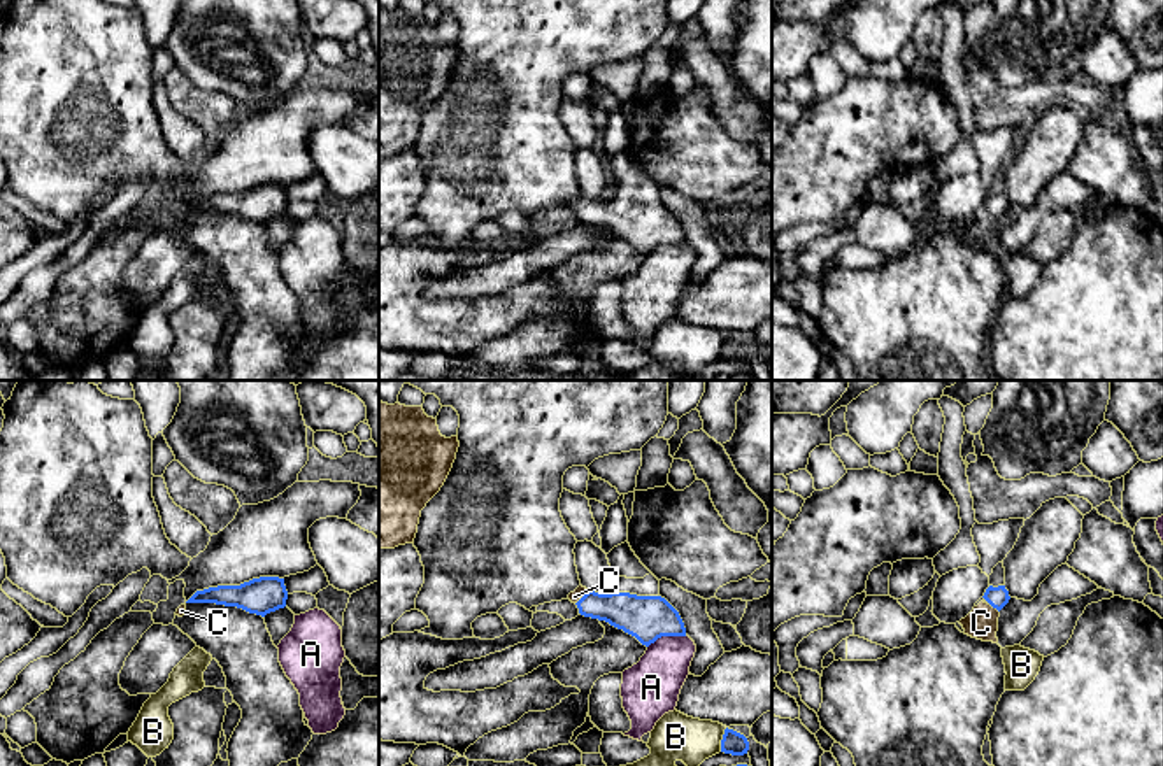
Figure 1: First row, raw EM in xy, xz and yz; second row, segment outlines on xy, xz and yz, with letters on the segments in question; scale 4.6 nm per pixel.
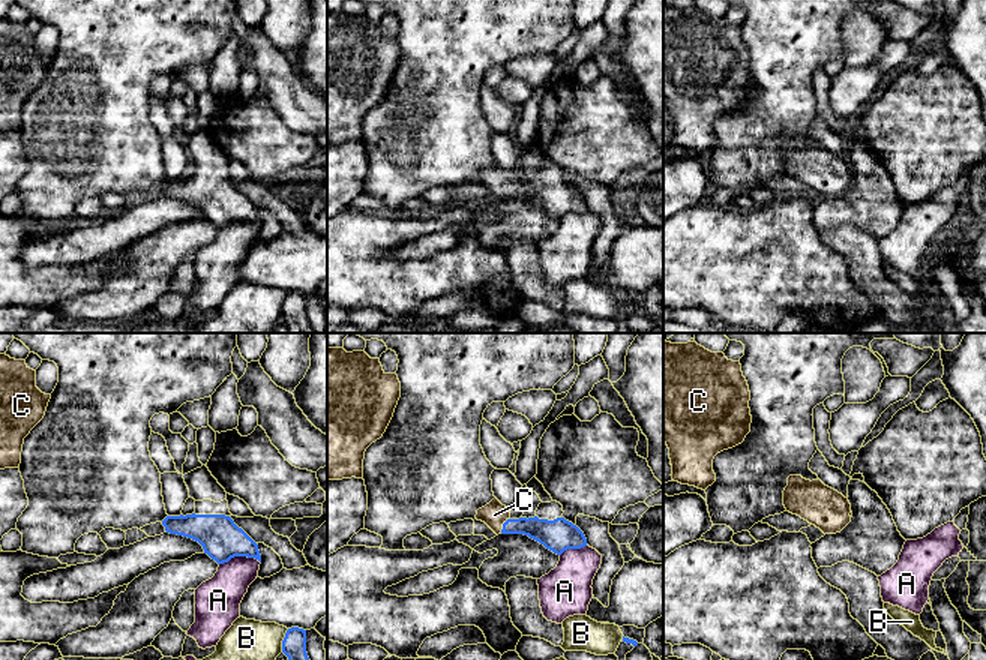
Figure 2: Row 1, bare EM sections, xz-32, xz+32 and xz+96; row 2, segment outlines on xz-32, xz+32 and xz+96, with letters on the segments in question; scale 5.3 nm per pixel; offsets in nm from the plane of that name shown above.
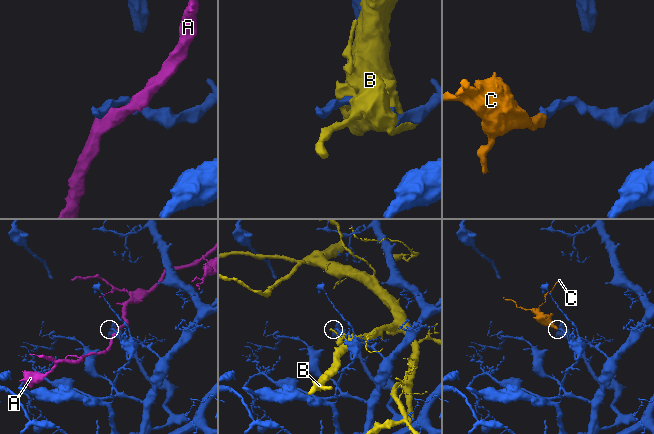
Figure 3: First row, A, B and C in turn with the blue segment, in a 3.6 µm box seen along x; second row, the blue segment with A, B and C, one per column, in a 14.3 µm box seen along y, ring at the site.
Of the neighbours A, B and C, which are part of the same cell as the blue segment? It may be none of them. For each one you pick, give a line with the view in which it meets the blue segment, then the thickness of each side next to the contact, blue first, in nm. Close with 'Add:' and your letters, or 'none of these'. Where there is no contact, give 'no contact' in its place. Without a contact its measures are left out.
C: contact in xz; calibres 170 and 50 nm
Add: C

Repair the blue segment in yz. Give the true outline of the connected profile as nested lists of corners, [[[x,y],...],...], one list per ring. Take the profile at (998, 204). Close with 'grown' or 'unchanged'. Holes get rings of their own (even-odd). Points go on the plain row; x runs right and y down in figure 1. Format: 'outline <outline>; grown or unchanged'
outline [[[989,193],[982,203],[984,207],[974,214],[974,217],[960,228],[965,242],[996,251],[1000,217],[1009,210],[1010,203],[1005,193]]]; grown

